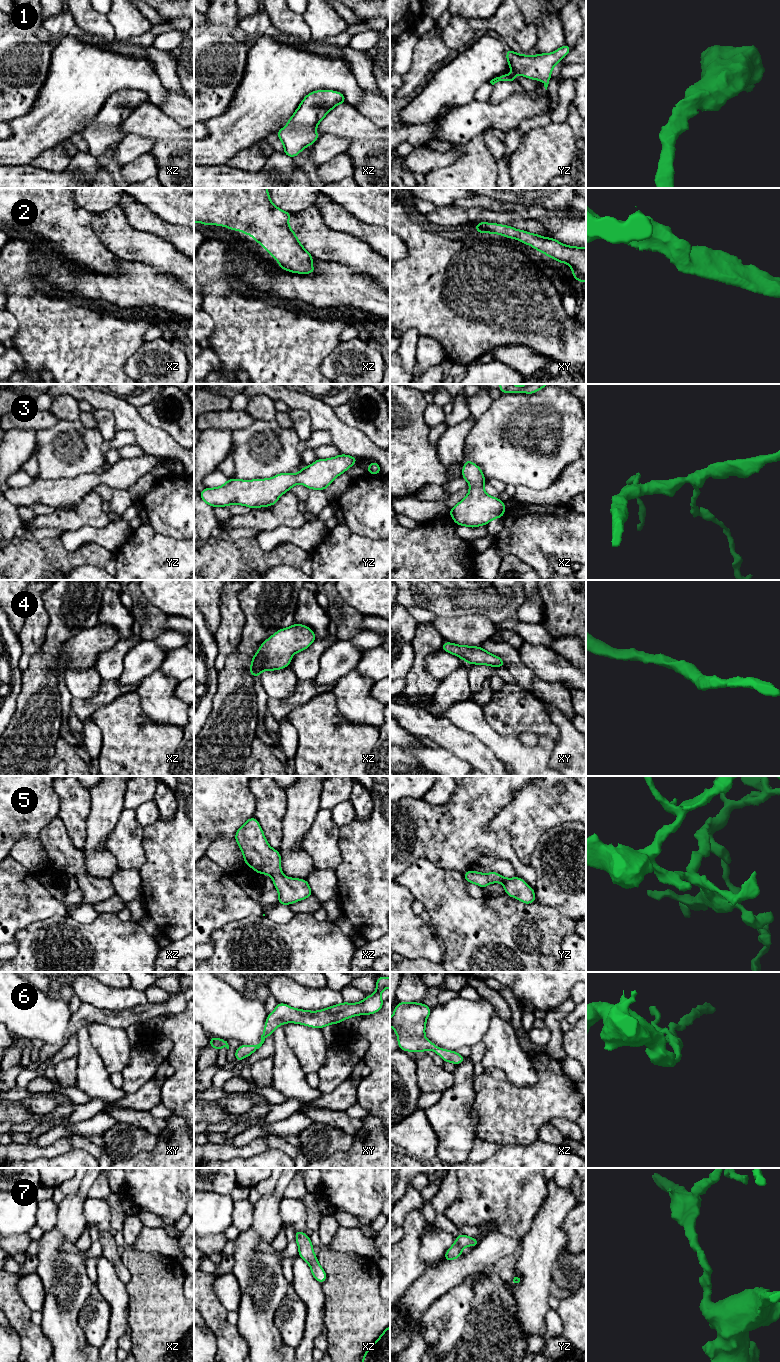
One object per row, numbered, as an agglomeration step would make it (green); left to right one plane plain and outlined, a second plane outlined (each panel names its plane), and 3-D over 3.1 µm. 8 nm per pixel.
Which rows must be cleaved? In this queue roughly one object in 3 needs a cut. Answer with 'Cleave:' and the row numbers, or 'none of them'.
Cleave: none of them

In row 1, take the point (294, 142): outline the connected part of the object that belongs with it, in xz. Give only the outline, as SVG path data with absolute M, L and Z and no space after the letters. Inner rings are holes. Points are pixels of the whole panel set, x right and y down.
M316 90L304 97L287 126L276 132L284 145L284 154L294 158L320 136L315 131L322 119L336 106L346 102L341 92Z

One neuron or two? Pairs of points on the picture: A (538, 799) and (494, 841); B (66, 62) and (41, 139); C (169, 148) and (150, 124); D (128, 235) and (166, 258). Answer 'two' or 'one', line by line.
A: two
B: one
C: one
D: one

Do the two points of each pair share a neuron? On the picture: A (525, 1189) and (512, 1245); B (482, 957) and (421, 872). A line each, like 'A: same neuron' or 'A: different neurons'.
A: different neurons
B: same neuron

